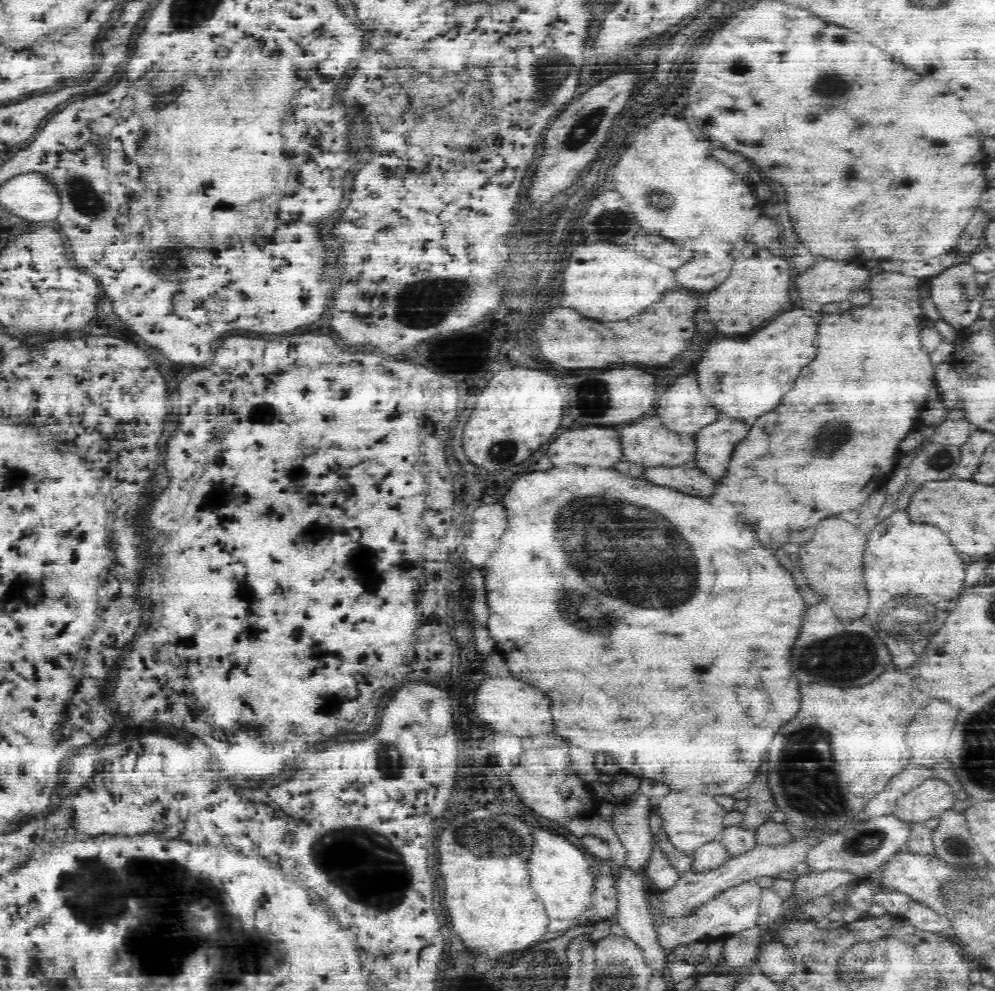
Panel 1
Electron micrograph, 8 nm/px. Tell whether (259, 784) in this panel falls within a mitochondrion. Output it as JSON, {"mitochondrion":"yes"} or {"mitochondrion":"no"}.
{"mitochondrion":"no"}

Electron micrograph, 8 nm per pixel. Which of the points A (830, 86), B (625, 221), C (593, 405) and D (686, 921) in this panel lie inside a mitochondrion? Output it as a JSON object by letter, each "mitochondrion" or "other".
{"A":"mitochondrion","B":"mitochondrion","C":"mitochondrion","D":"other"}

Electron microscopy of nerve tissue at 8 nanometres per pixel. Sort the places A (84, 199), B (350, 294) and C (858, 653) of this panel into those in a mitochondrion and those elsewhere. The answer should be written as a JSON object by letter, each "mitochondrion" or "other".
{"A":"mitochondrion","B":"other","C":"mitochondrion"}

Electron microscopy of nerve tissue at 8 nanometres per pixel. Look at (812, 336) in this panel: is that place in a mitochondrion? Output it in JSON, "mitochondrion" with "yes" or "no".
{"mitochondrion":"no"}

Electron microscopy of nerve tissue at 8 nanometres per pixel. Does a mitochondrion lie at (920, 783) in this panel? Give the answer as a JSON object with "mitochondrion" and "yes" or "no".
{"mitochondrion":"no"}

